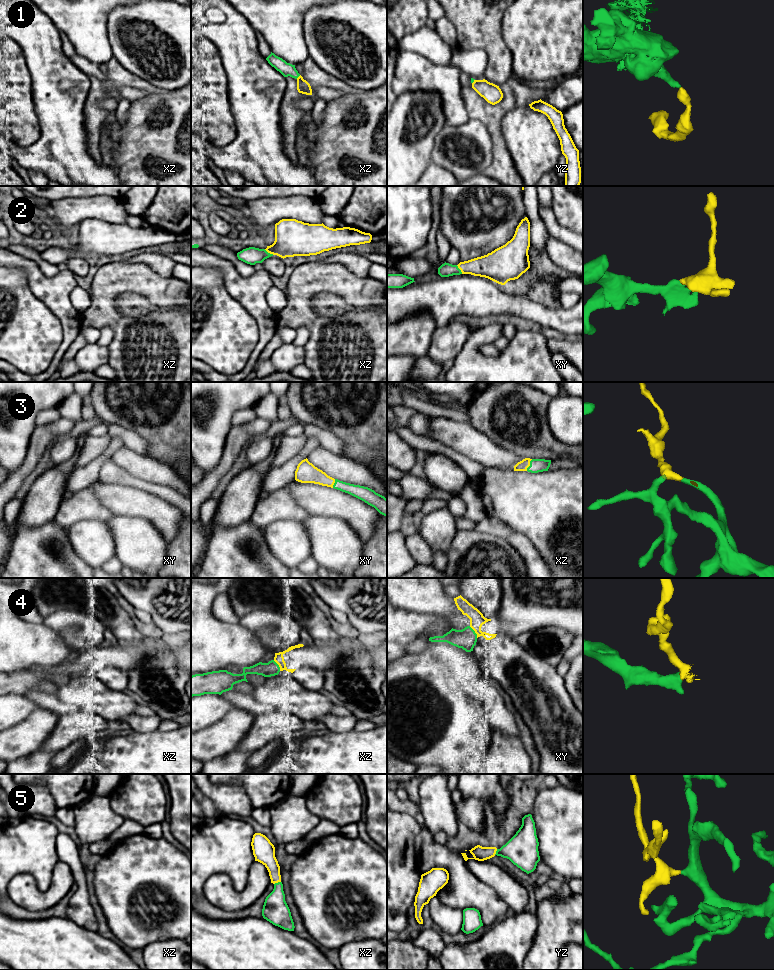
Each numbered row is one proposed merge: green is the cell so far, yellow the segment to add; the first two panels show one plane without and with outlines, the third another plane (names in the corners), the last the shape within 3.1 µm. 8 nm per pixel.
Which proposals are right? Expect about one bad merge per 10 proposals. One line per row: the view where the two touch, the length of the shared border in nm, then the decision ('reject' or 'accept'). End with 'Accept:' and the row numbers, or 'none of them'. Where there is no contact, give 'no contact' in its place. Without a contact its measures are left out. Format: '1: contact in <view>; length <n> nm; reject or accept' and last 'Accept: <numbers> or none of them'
1: contact in xz; length 50 nm; accept
2: contact in xz; length 90 nm; accept
3: contact in xz; length 110 nm; accept
4: contact in xy; length 120 nm; accept
5: contact in xz; length 60 nm; accept
Accept: 1, 2, 3, 4, 5

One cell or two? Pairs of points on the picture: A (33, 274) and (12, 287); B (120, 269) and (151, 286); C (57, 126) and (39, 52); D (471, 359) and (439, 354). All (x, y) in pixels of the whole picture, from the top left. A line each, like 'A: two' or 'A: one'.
A: two
B: one
C: one
D: two

